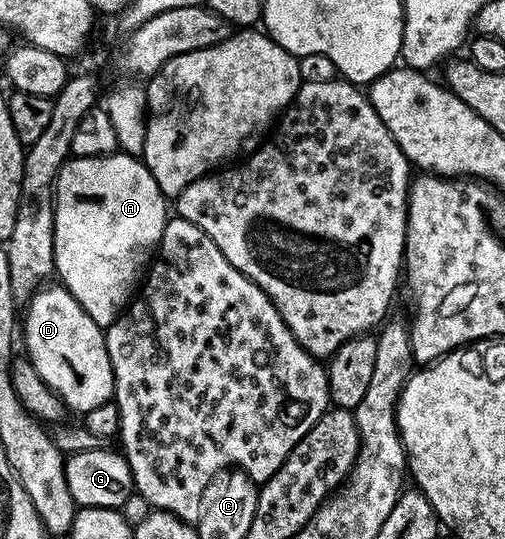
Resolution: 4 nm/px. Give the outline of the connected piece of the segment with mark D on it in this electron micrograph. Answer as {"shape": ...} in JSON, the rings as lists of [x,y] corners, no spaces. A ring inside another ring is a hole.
{"shape":[[[45,285],[32,296],[30,302],[27,304],[26,310],[28,312],[23,312],[22,315],[22,347],[25,347],[26,356],[29,362],[32,363],[34,369],[37,370],[38,377],[42,381],[48,383],[48,386],[54,390],[57,395],[59,395],[61,401],[67,407],[69,412],[83,413],[89,411],[90,409],[98,409],[98,405],[109,402],[113,398],[116,386],[114,385],[114,373],[112,372],[112,366],[110,365],[110,357],[108,356],[108,350],[106,349],[106,341],[104,340],[104,331],[97,325],[92,318],[90,313],[86,313],[86,309],[82,309],[82,305],[78,300],[76,300],[68,290],[62,285]]]}

